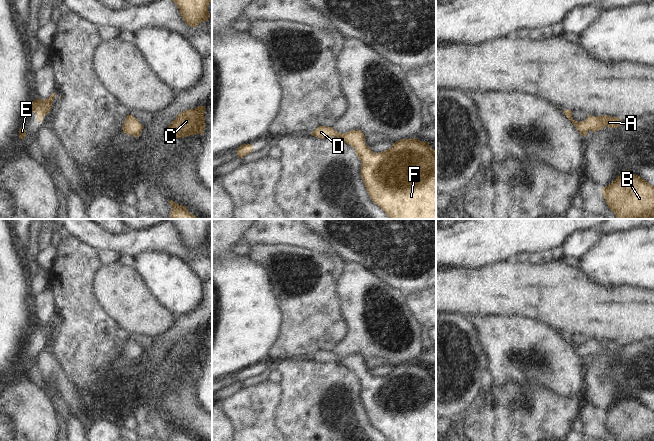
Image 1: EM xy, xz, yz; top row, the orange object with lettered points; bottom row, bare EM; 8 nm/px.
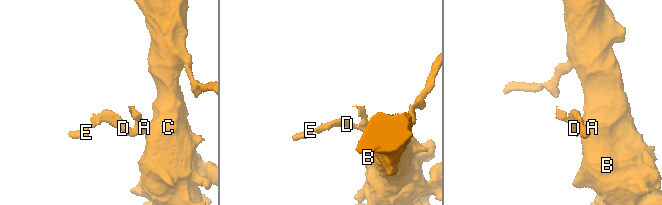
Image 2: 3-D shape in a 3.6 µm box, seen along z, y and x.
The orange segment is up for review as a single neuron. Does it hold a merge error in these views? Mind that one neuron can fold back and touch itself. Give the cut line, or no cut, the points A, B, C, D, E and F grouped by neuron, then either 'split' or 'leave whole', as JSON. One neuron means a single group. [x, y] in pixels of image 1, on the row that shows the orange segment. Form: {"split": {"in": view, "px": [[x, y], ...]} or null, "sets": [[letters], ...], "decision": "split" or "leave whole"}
{"split": null, "sets": [["A", "B", "C", "D", "E", "F"]], "decision": "leave whole"}

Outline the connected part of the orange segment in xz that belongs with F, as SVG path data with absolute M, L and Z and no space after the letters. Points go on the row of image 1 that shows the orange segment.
M319 126L311 135L321 139L338 137L355 149L362 164L361 177L366 190L389 219L436 219L436 151L429 142L401 139L388 150L375 153L365 144L361 130L341 134L332 127Z

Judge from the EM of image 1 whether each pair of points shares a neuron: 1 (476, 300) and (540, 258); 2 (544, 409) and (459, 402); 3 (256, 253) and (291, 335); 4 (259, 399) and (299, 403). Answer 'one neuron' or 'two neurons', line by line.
1: two neurons
2: two neurons
3: one neuron
4: two neurons

